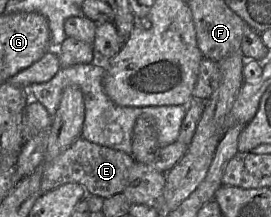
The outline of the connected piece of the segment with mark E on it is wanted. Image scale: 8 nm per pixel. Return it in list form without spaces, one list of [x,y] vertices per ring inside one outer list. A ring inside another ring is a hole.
[[[78,138],[65,152],[50,162],[43,161],[41,193],[44,194],[67,183],[82,185],[87,193],[109,198],[123,192],[128,184],[131,167],[135,160],[123,151]]]

